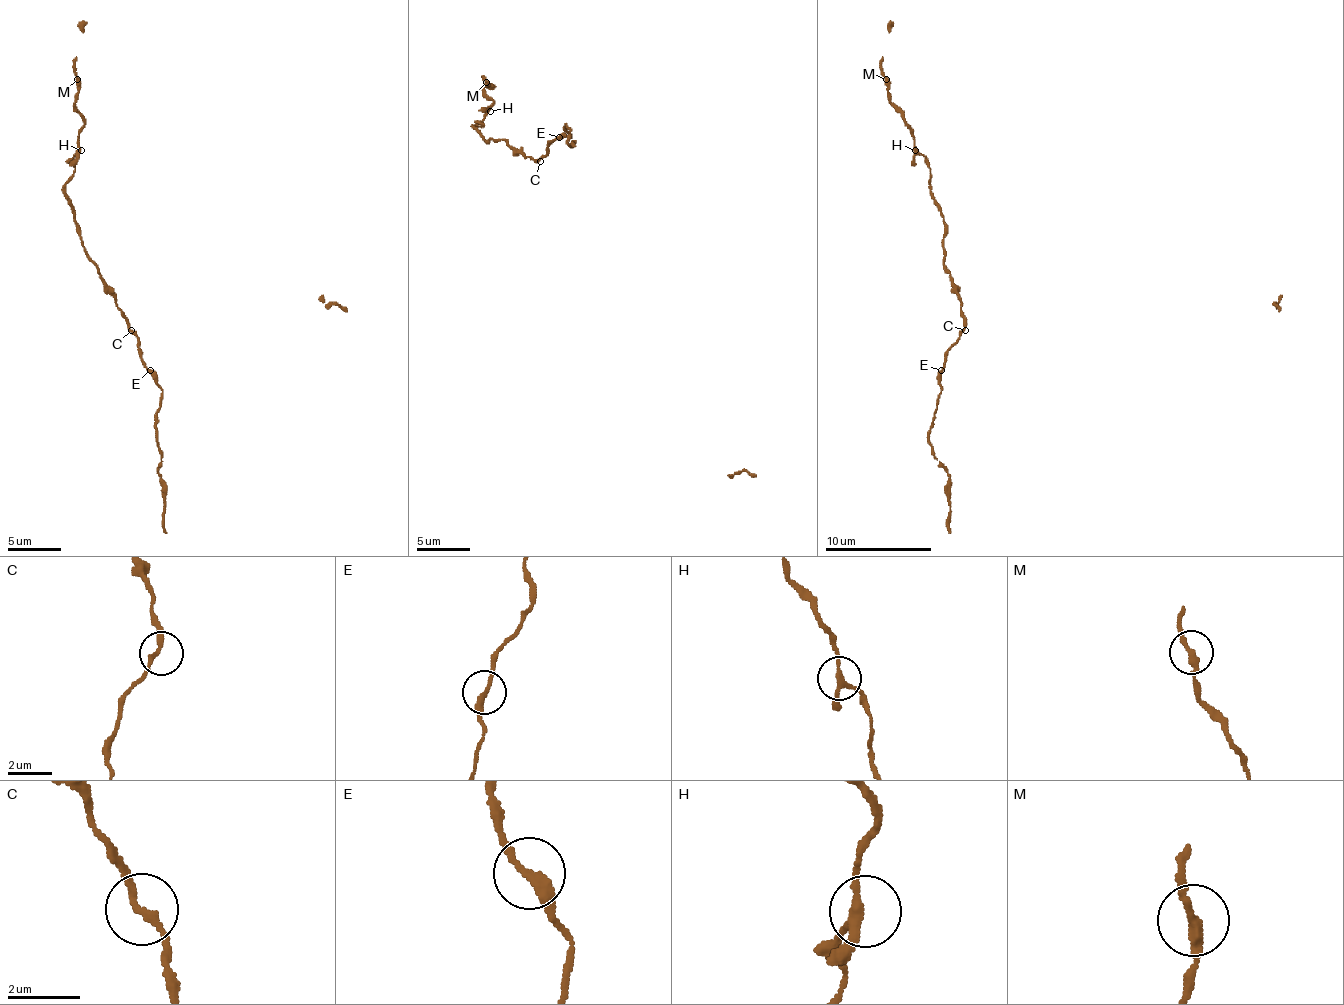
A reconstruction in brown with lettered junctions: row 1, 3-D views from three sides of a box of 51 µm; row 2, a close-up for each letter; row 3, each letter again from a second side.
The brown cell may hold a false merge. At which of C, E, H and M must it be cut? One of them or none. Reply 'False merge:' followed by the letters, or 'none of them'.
False merge: none of them

